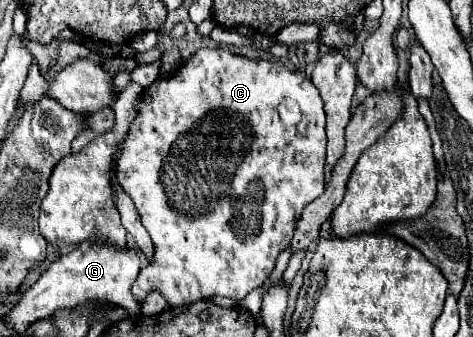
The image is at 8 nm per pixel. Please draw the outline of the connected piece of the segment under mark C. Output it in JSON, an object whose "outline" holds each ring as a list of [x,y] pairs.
{"outline":[[[199,49],[193,53],[187,63],[183,63],[175,75],[157,79],[151,87],[147,87],[141,95],[139,113],[133,119],[129,127],[129,135],[123,143],[123,153],[117,161],[115,173],[125,189],[125,193],[131,195],[135,201],[135,207],[141,215],[143,227],[151,235],[153,241],[153,259],[149,265],[145,265],[139,271],[139,277],[131,285],[131,293],[137,303],[143,303],[145,297],[153,291],[159,291],[169,307],[185,307],[201,299],[211,299],[215,295],[229,297],[235,301],[241,301],[251,289],[259,287],[273,271],[275,261],[279,253],[289,245],[295,223],[301,215],[301,211],[315,201],[323,189],[323,173],[325,173],[325,147],[327,147],[327,135],[325,135],[325,109],[323,101],[317,93],[317,87],[311,83],[311,79],[303,71],[291,71],[279,61],[267,61],[267,59],[247,59],[233,55],[229,51],[217,51],[217,49]]]}

